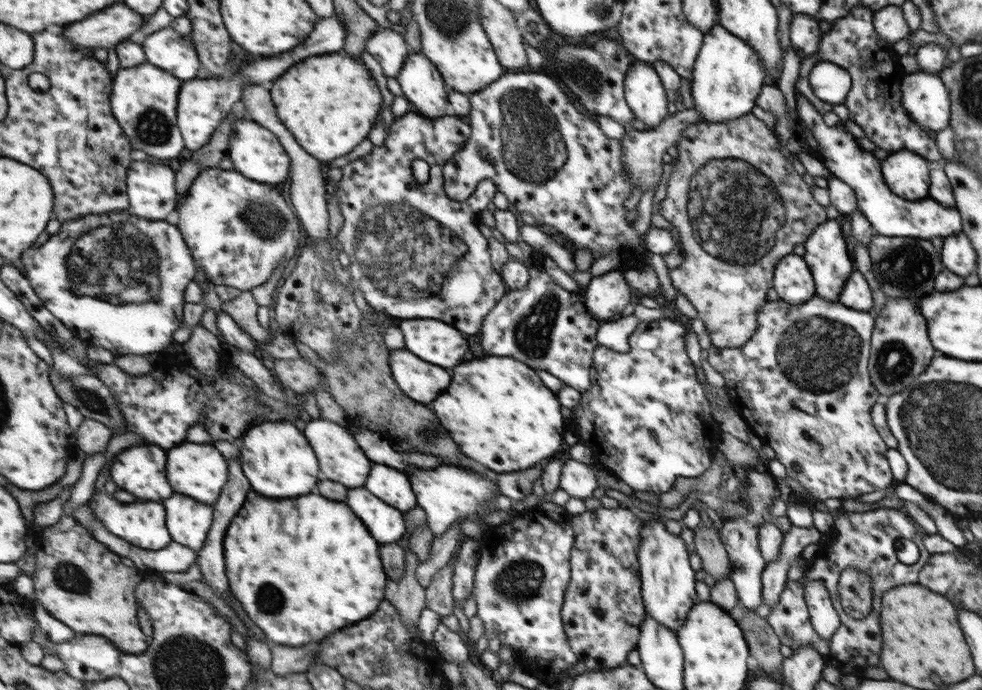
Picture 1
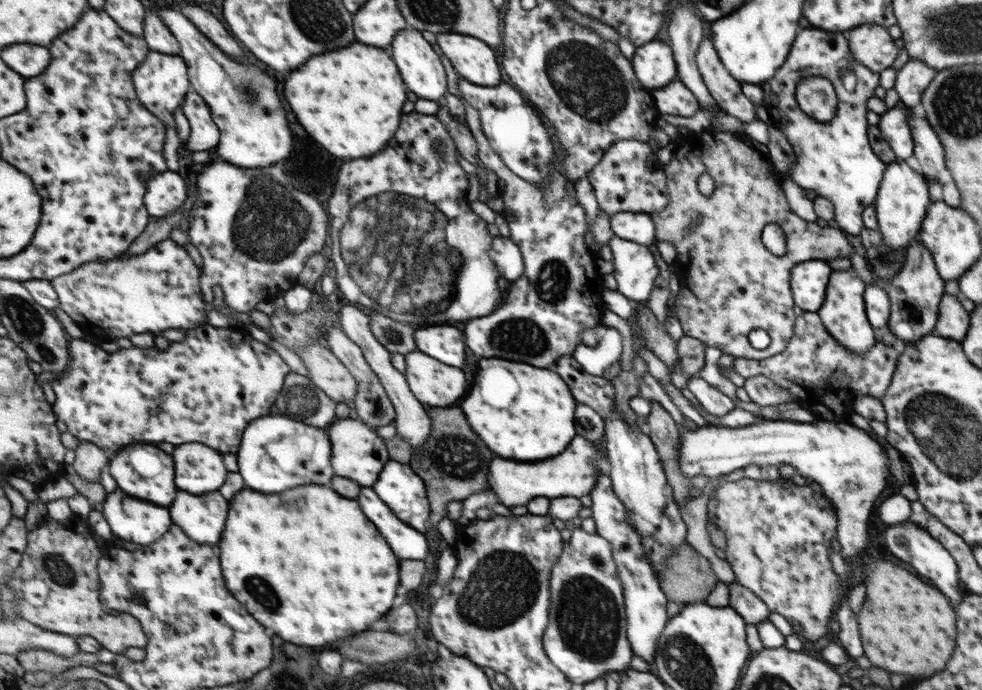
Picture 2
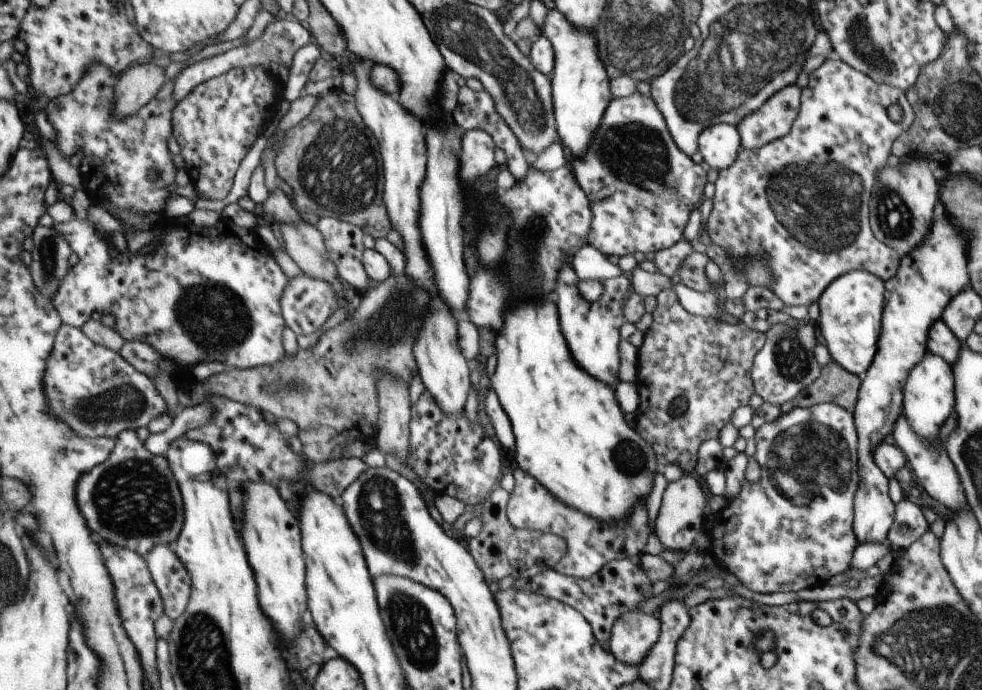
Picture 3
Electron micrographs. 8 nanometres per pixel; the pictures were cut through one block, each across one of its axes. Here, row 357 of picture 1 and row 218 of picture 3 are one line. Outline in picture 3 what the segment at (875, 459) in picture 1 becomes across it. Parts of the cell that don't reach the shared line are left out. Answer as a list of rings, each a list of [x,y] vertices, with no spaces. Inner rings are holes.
[[[829,52],[829,56],[825,58],[825,62],[809,74],[809,82],[807,86],[801,90],[801,108],[799,108],[799,114],[789,130],[787,136],[779,138],[779,140],[773,140],[757,150],[739,150],[737,154],[737,160],[727,168],[727,170],[721,170],[717,180],[715,180],[715,194],[713,194],[713,210],[707,218],[707,236],[711,238],[711,244],[717,244],[721,246],[723,250],[727,250],[729,254],[737,256],[737,258],[743,258],[743,256],[757,256],[757,258],[763,258],[769,268],[773,270],[775,274],[775,284],[771,286],[771,292],[785,304],[785,306],[805,306],[809,308],[813,302],[817,302],[821,298],[821,294],[827,290],[827,286],[831,282],[835,282],[839,276],[843,274],[849,274],[849,272],[855,272],[855,270],[867,270],[869,274],[881,278],[883,282],[887,282],[889,278],[893,278],[901,266],[901,256],[899,252],[895,252],[893,248],[885,246],[883,242],[879,242],[873,232],[871,232],[871,226],[869,226],[869,200],[873,196],[873,190],[875,190],[875,182],[877,182],[877,176],[881,170],[885,170],[885,166],[893,160],[891,158],[891,146],[893,142],[911,128],[911,124],[915,122],[915,112],[913,112],[913,106],[909,104],[907,96],[903,90],[899,88],[893,88],[889,84],[877,84],[873,82],[867,74],[861,74],[859,70],[853,70],[851,66],[847,66],[835,52]],[[897,104],[901,108],[901,120],[899,122],[893,122],[889,120],[887,116],[887,108]]]

